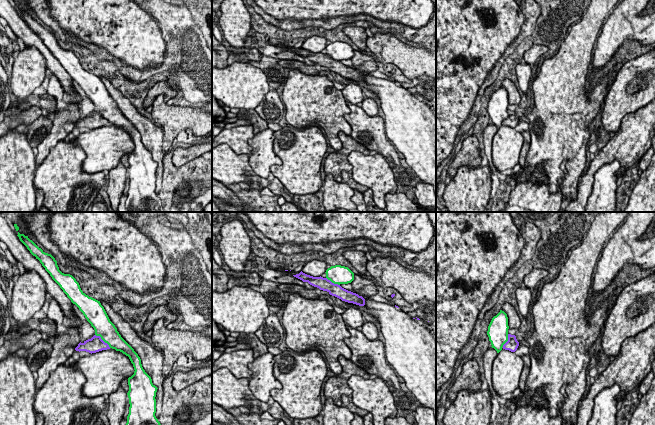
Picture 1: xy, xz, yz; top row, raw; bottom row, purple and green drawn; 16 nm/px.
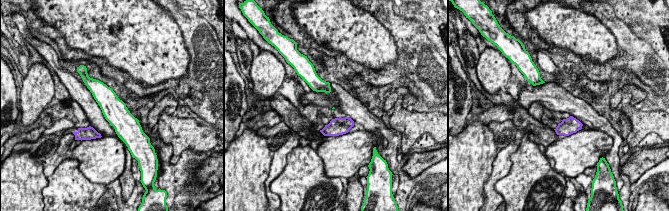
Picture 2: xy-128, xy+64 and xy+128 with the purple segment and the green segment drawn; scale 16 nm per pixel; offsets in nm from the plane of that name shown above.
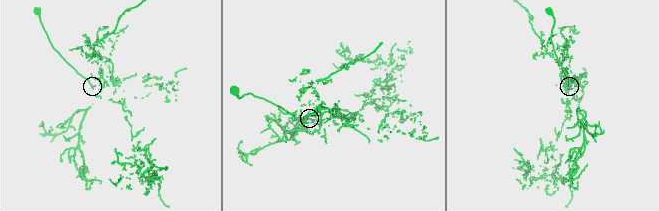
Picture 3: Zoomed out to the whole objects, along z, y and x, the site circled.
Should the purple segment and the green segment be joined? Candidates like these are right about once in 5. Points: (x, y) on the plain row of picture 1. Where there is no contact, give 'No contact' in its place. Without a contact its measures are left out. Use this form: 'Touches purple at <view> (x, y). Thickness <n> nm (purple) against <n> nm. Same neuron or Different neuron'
Touches purple at xy (102, 116). Thickness 240 nm (purple) against 300 nm. Different neuron

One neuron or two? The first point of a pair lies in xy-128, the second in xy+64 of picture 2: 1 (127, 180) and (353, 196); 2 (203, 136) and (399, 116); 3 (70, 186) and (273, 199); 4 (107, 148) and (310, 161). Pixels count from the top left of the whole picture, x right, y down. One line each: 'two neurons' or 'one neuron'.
1: one neuron
2: one neuron
3: two neurons
4: two neurons

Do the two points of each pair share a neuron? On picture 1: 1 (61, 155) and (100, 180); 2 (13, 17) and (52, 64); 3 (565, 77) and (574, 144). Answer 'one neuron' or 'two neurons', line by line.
1: one neuron
2: one neuron
3: one neuron

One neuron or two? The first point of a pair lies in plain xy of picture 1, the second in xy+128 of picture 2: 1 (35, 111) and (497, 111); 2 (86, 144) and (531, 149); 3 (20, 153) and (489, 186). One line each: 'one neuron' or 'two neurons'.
1: one neuron
2: two neurons
3: two neurons

